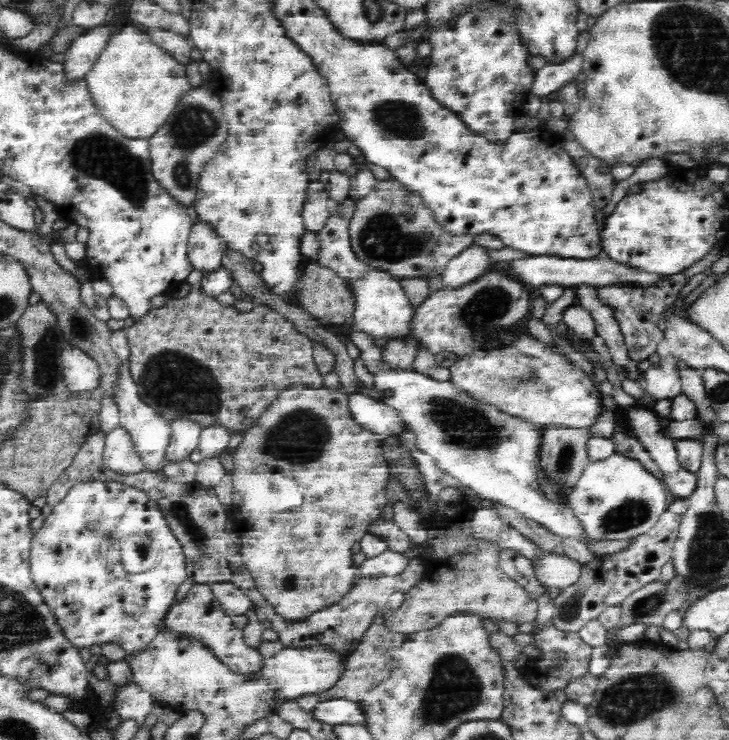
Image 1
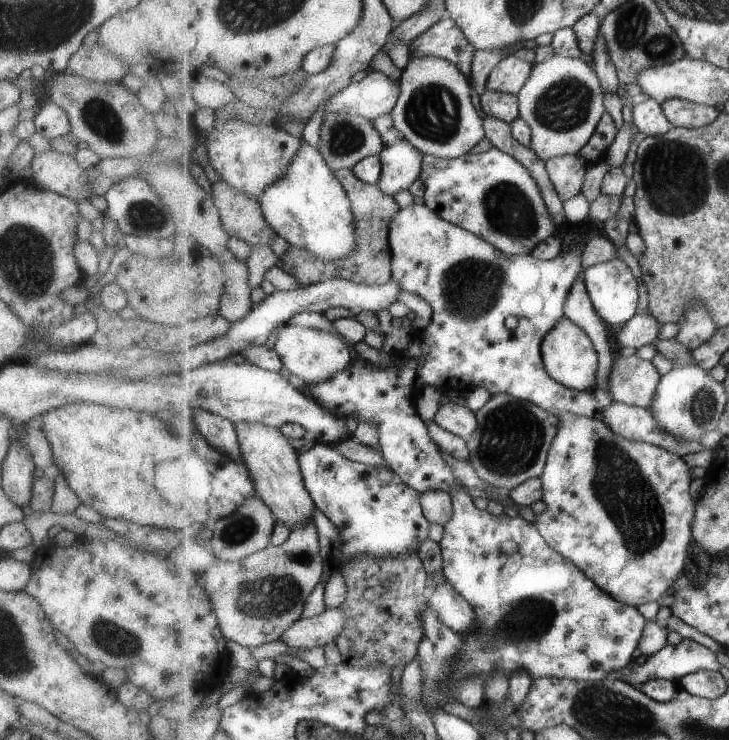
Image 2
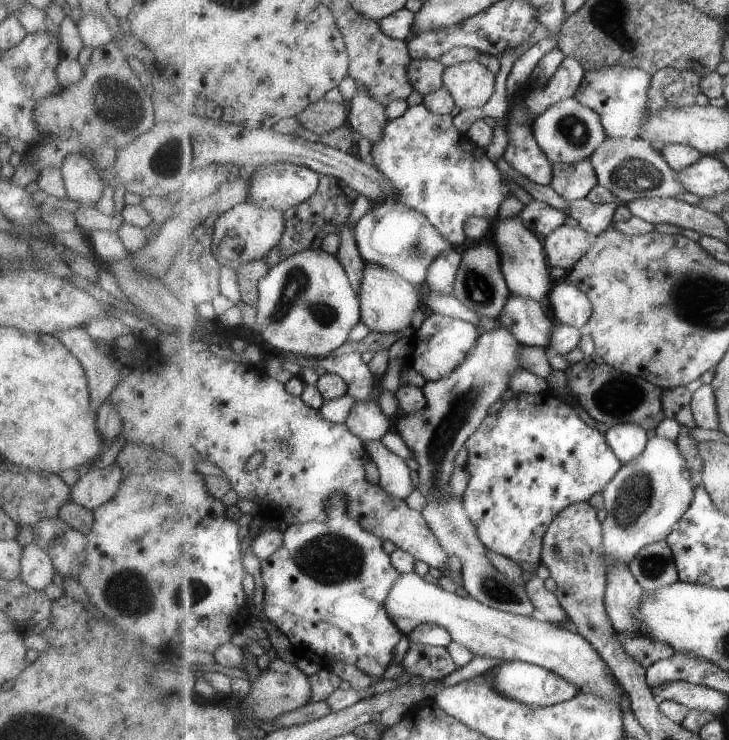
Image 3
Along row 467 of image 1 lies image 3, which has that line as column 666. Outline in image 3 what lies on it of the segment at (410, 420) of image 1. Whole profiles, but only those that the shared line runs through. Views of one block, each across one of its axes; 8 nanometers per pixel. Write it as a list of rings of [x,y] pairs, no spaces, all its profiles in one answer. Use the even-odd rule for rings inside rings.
[[[652,436],[645,452],[631,464],[624,464],[602,492],[607,512],[603,521],[603,560],[607,567],[630,566],[641,548],[666,541],[683,515],[691,510],[695,495],[696,490],[693,488],[693,478],[687,468],[687,460],[683,459],[683,452],[679,450],[677,442],[661,436]]]

